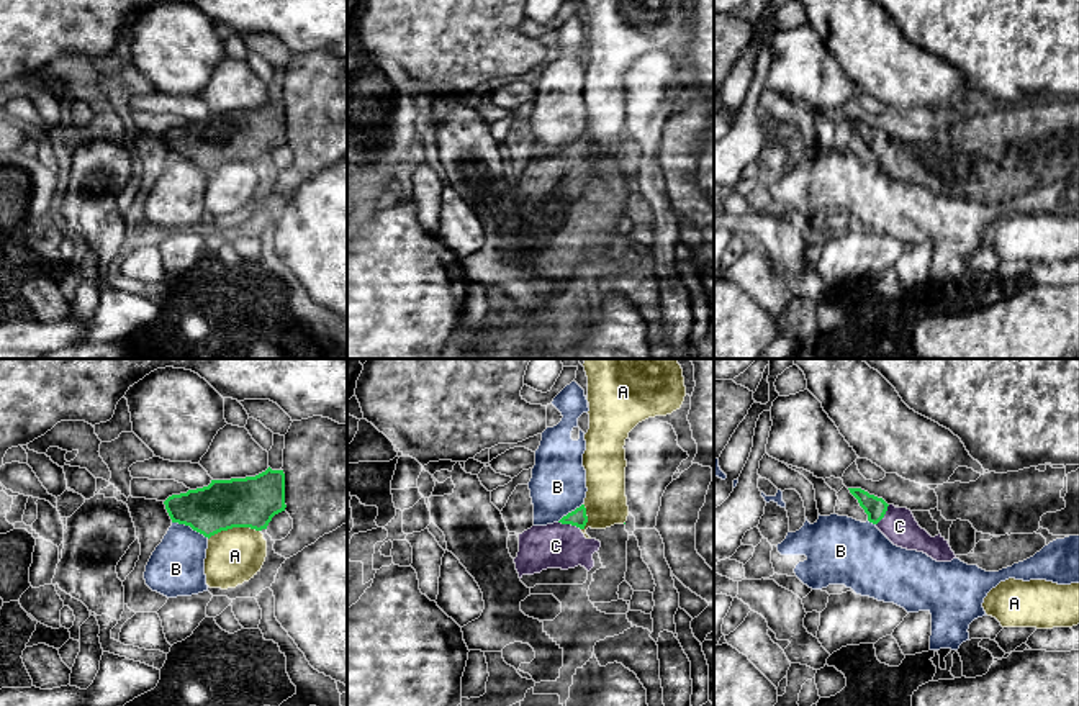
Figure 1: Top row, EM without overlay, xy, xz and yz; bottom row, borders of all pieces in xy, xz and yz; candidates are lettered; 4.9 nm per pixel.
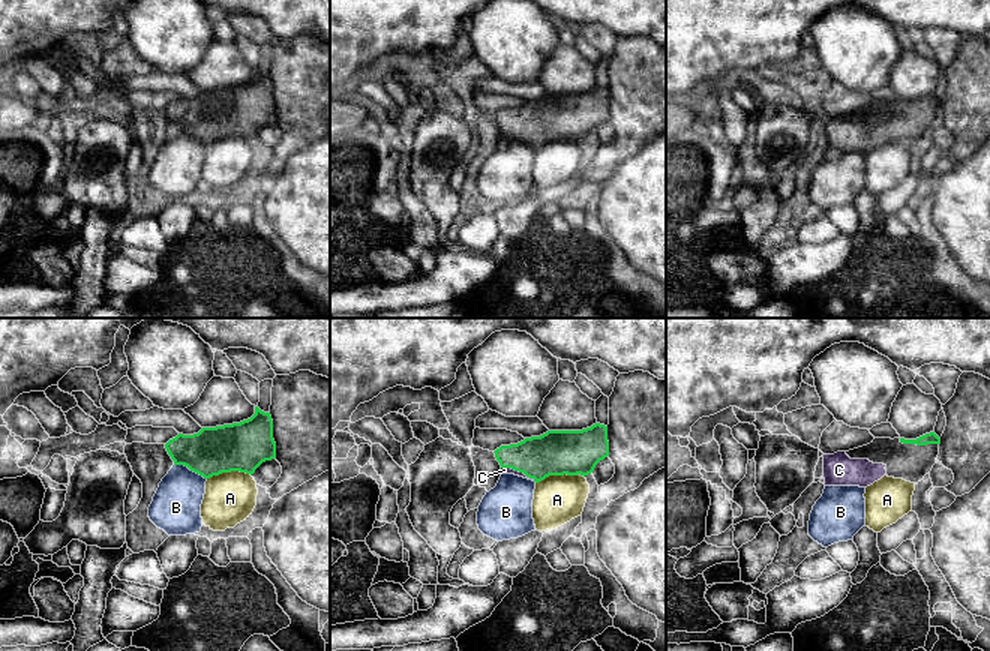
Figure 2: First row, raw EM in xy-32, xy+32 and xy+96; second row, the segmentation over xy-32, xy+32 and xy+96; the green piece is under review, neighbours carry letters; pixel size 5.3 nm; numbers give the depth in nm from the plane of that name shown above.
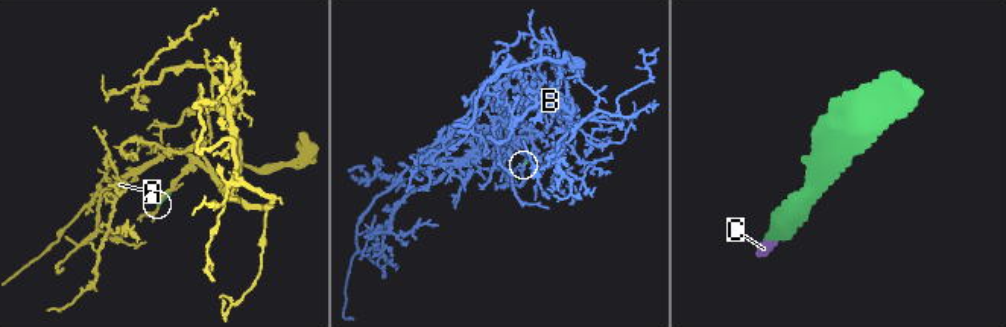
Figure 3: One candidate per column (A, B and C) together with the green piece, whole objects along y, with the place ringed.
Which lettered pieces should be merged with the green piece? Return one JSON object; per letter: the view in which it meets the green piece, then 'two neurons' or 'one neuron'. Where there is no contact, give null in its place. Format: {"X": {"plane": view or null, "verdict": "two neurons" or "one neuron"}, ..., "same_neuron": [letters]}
{"A": {"plane": "xy", "verdict": "two neurons"}, "B": {"plane": "xy", "verdict": "two neurons"}, "C": {"plane": "xz", "verdict": "one neuron"}, "same_neuron": ["C"]}

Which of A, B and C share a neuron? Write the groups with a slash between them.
A / B / C

